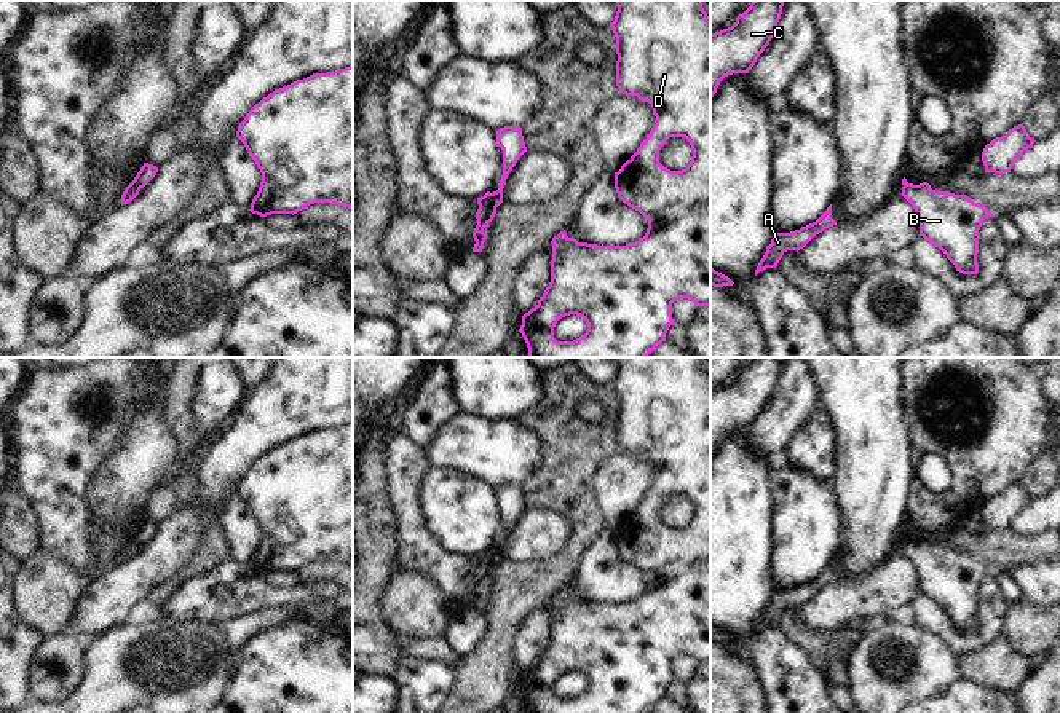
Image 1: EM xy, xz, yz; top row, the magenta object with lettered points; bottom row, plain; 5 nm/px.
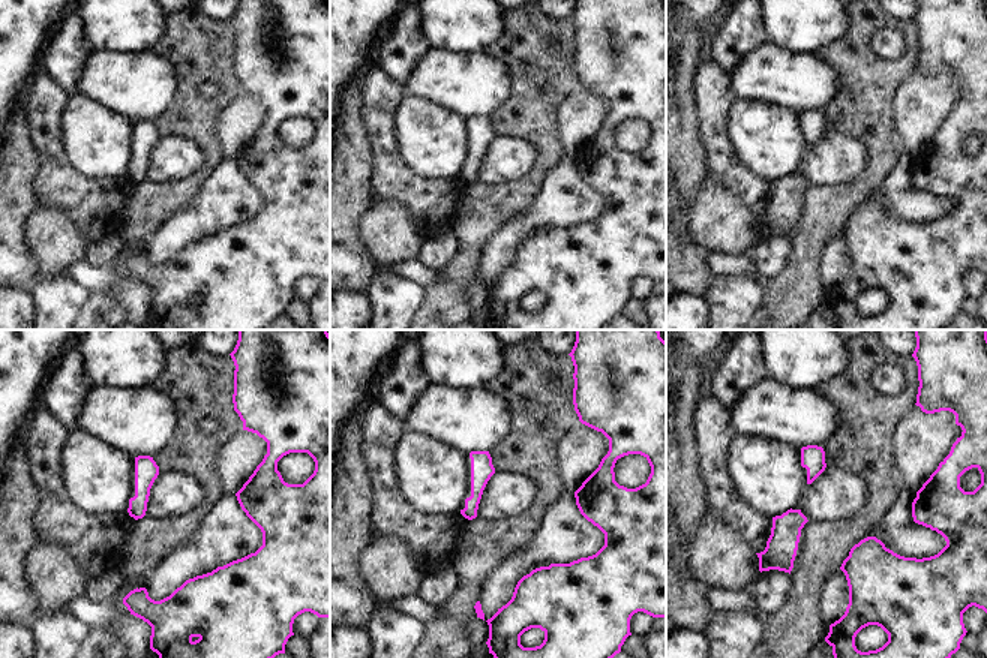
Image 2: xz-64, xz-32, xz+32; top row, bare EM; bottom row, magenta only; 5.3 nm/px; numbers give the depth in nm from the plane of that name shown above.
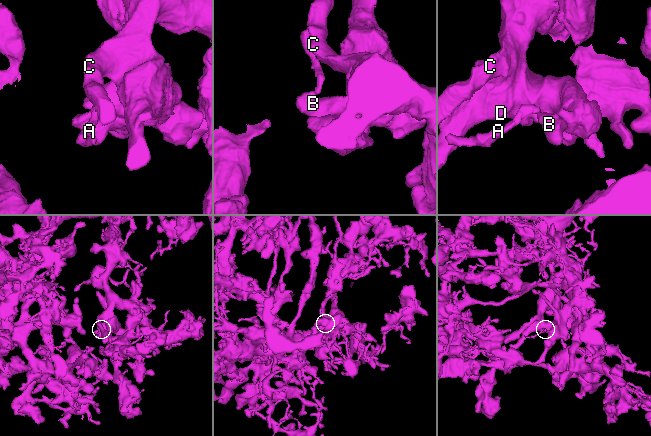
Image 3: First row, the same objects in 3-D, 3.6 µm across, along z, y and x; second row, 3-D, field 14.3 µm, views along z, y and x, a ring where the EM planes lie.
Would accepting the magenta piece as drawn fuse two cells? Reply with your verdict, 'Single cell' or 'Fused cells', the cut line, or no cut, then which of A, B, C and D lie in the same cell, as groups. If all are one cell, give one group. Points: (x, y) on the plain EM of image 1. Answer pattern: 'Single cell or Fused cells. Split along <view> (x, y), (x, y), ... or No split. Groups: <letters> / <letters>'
Fused cells. Split along xz (492, 551), (502, 557). Groups: A / B C D.

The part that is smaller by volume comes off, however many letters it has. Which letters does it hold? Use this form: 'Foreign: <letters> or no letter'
Foreign: A.

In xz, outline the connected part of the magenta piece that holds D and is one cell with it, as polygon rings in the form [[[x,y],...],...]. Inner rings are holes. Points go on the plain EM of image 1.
[[[615,357],[618,368],[611,380],[616,394],[616,443],[626,453],[637,453],[642,459],[648,459],[656,474],[656,482],[651,485],[648,494],[640,501],[637,509],[615,530],[615,546],[618,555],[629,565],[639,568],[647,577],[648,585],[643,595],[626,603],[597,603],[578,600],[568,595],[565,587],[552,595],[552,617],[551,617],[551,640],[540,654],[538,662],[522,673],[522,691],[528,713],[648,713],[658,702],[666,699],[666,691],[672,676],[672,660],[678,656],[688,656],[698,664],[710,664],[710,375],[702,367],[702,357]],[[669,494],[685,494],[693,507],[690,522],[682,528],[670,528],[659,520],[659,507]],[[576,672],[587,681],[583,694],[573,699],[557,699],[554,695],[554,684],[559,676]]]

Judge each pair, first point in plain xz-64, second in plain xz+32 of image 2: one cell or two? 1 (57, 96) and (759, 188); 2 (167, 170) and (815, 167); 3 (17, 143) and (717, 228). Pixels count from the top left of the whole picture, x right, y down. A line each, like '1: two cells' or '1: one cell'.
1: one cell
2: one cell
3: two cells

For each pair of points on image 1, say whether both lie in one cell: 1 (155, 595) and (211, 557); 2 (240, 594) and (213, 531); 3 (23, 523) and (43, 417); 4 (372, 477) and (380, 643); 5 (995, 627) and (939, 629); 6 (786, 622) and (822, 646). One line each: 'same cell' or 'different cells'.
1: same cell
2: different cells
3: different cells
4: same cell
5: same cell
6: same cell

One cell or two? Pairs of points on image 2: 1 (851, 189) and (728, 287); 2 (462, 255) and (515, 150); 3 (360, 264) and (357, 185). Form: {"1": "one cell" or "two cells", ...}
{"1": "two cells", "2": "two cells", "3": "one cell"}

